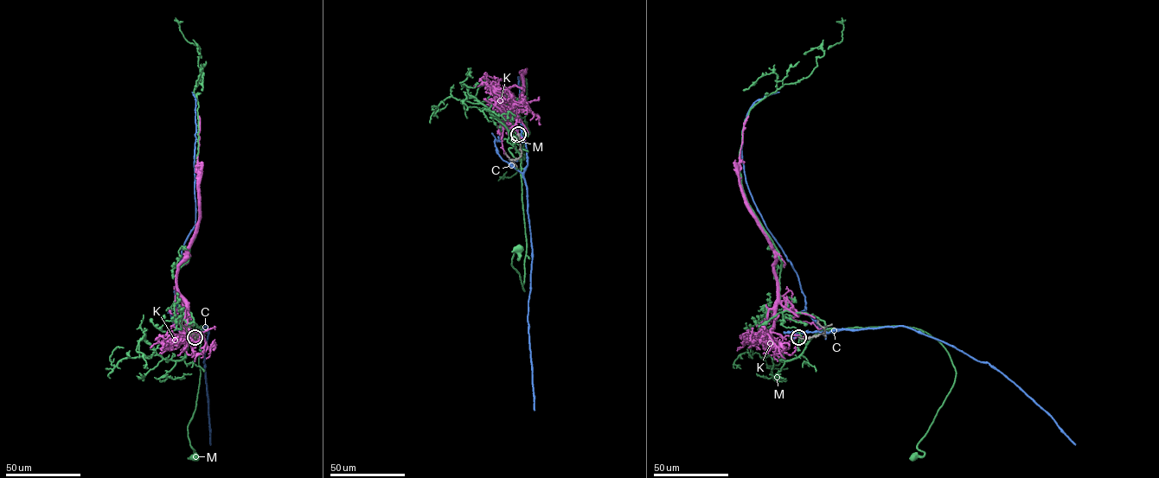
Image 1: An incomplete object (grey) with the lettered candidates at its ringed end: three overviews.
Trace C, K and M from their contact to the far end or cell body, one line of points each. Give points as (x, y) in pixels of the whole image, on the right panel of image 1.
C: (799, 336), (837, 330), (823, 330), (807, 313), (797, 273), (754, 203), (742, 156), (750, 108), (779, 92)
K: (799, 336), (778, 345), (771, 334), (777, 298), (774, 251), (745, 200), (738, 175), (743, 126), (748, 116)
M: (801, 339), (806, 344), (827, 329), (904, 326), (940, 342), (955, 380), (917, 446), (924, 455), (913, 458)

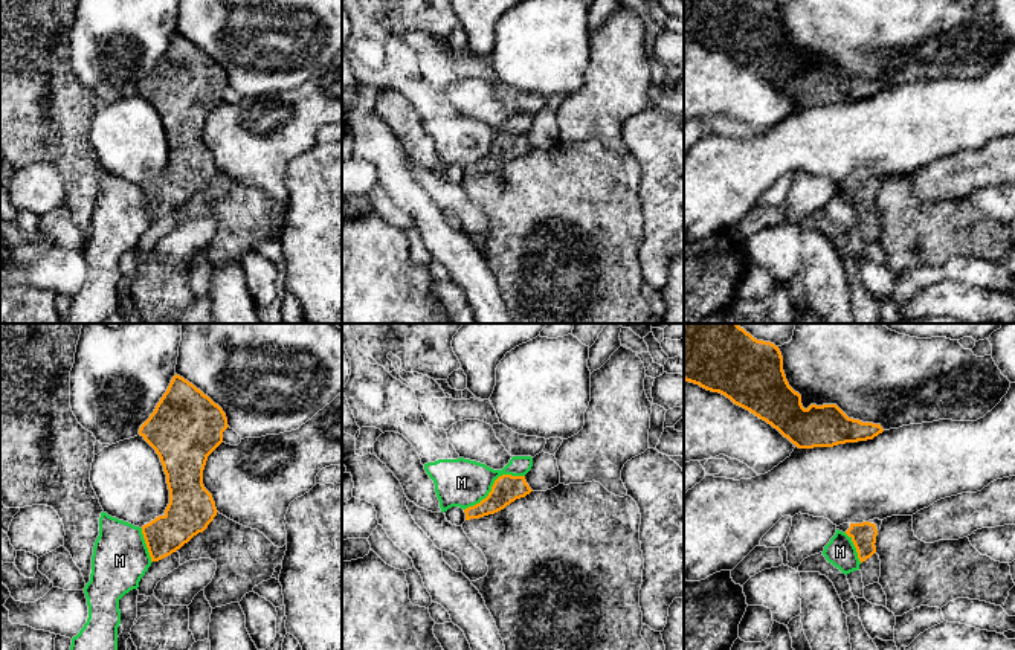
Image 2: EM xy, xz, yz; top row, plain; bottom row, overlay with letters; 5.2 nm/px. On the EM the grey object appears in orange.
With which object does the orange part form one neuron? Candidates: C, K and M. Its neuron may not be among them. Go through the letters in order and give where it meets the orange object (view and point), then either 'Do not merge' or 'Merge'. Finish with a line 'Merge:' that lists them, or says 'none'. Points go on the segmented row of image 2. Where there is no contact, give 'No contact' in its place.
C: No contact. Do not merge
K: No contact. Do not merge
M: Touches orange at xz (493, 485). Do not merge
Merge: none

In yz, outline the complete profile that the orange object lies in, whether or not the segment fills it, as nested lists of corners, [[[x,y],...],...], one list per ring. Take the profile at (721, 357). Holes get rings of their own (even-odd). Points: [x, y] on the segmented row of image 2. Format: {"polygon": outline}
{"polygon": [[[684,323],[684,380],[725,395],[734,404],[771,424],[798,449],[833,447],[846,442],[867,441],[884,432],[881,424],[849,418],[836,404],[810,404],[804,409],[801,395],[786,380],[778,346],[754,339],[737,323]]]}

